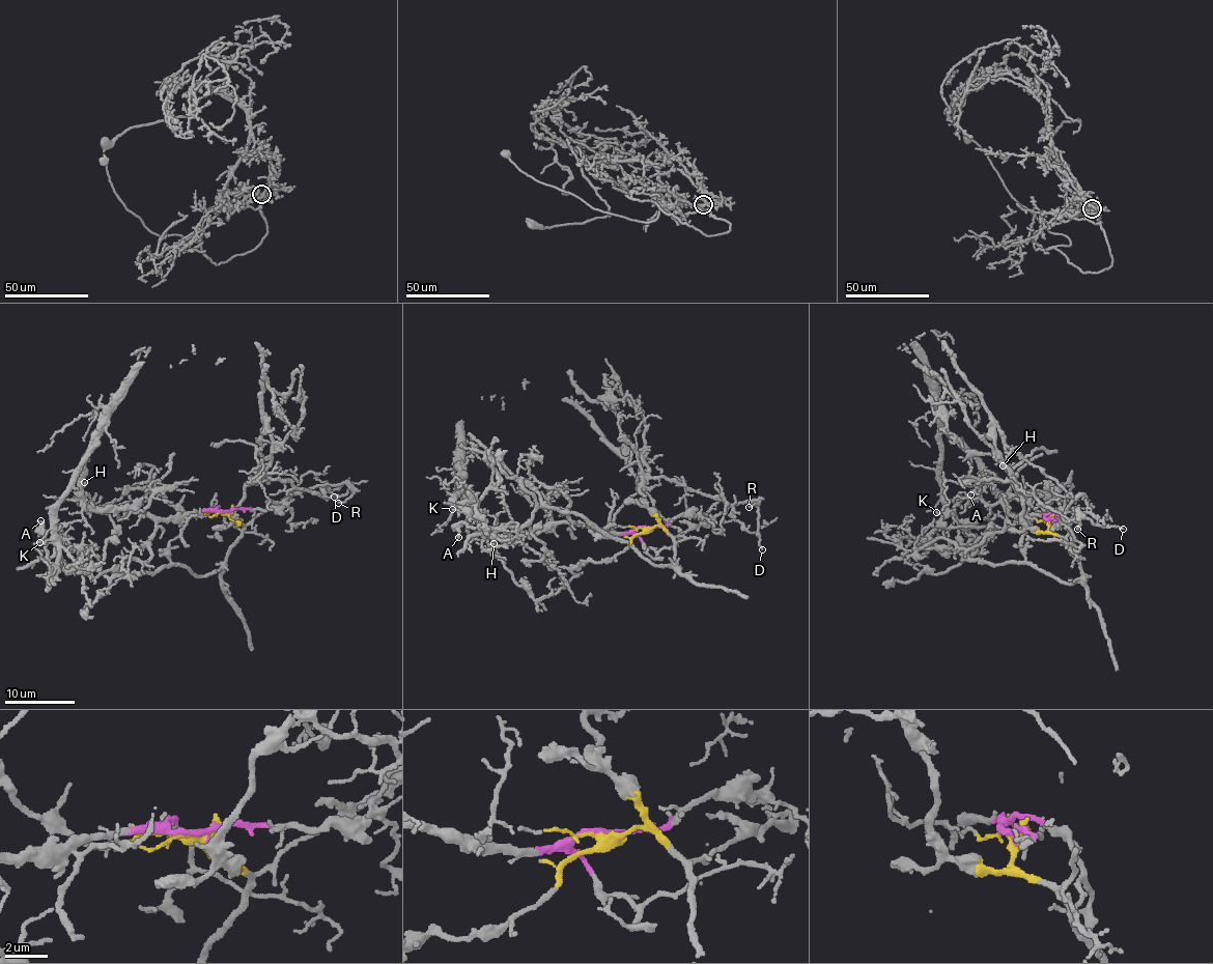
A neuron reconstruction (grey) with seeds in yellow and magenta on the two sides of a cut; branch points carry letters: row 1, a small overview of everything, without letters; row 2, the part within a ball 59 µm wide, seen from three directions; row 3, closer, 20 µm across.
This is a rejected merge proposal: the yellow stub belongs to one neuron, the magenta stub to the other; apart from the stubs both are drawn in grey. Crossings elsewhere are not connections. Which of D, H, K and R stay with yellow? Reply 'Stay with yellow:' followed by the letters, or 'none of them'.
Stay with yellow: D, R

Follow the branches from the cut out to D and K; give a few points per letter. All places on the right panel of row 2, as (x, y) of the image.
D: (1049, 520), (1048, 530), (1066, 537), (1076, 515), (1073, 508), (1093, 523), (1123, 529)
K: (1047, 520), (1004, 508), (1004, 499), (980, 463), (942, 432), (942, 508), (936, 512)

